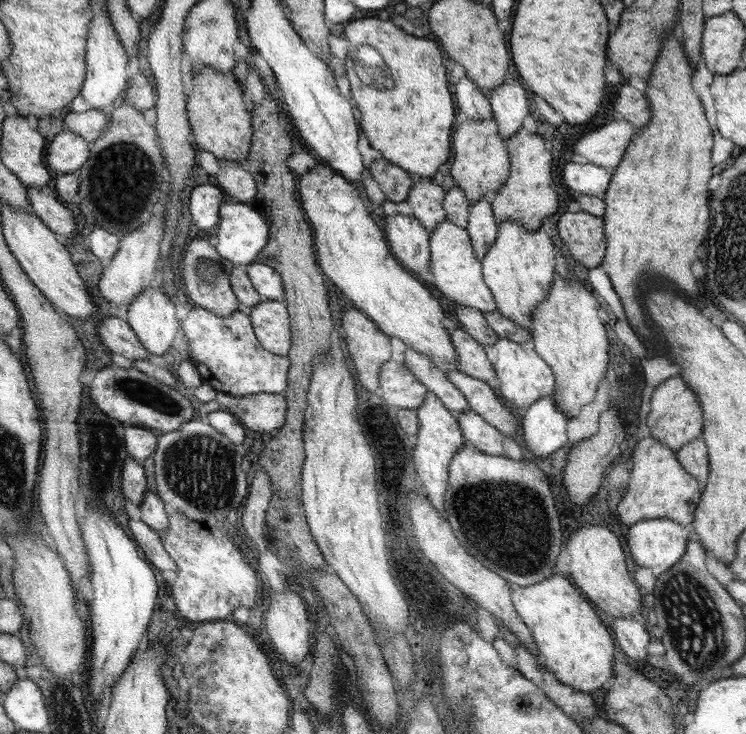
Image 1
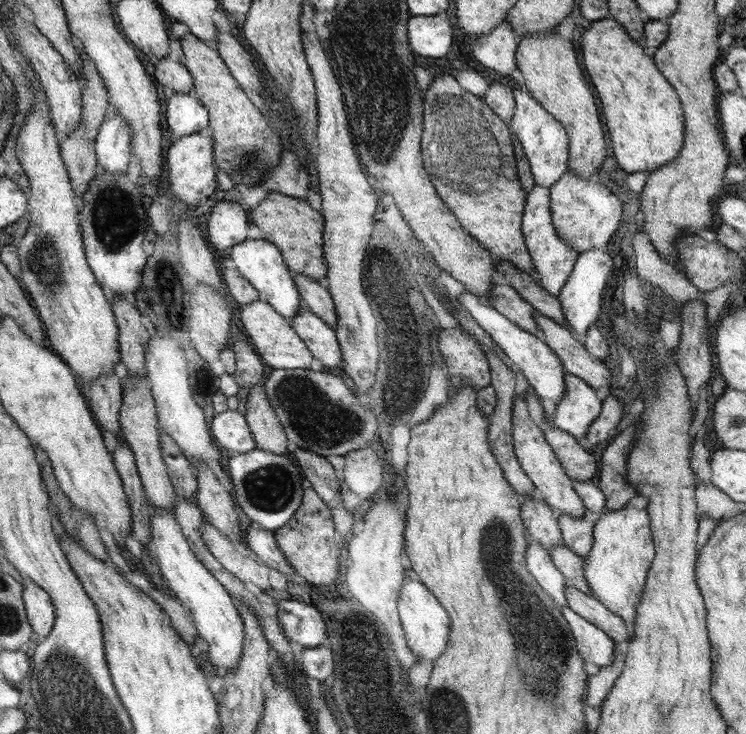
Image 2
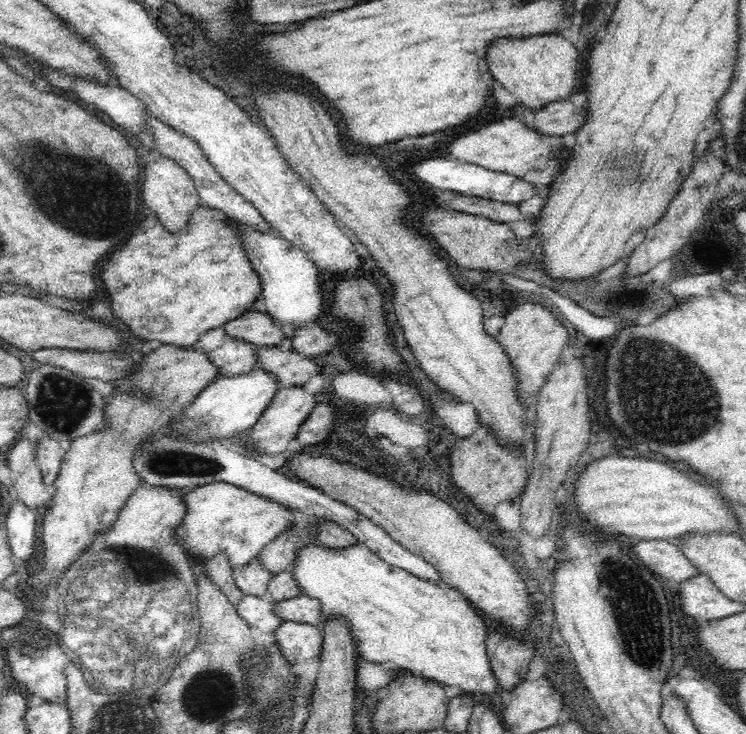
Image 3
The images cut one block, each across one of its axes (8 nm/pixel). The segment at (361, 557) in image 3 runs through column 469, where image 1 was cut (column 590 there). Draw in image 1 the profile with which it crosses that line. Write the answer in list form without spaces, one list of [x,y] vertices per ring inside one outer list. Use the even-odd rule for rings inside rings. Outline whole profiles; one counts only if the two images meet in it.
[[[562,576],[546,578],[530,586],[511,586],[511,600],[522,620],[534,632],[538,654],[544,656],[544,668],[558,681],[574,688],[574,691],[591,693],[607,686],[615,676],[614,652],[616,644],[598,616],[597,608]]]

